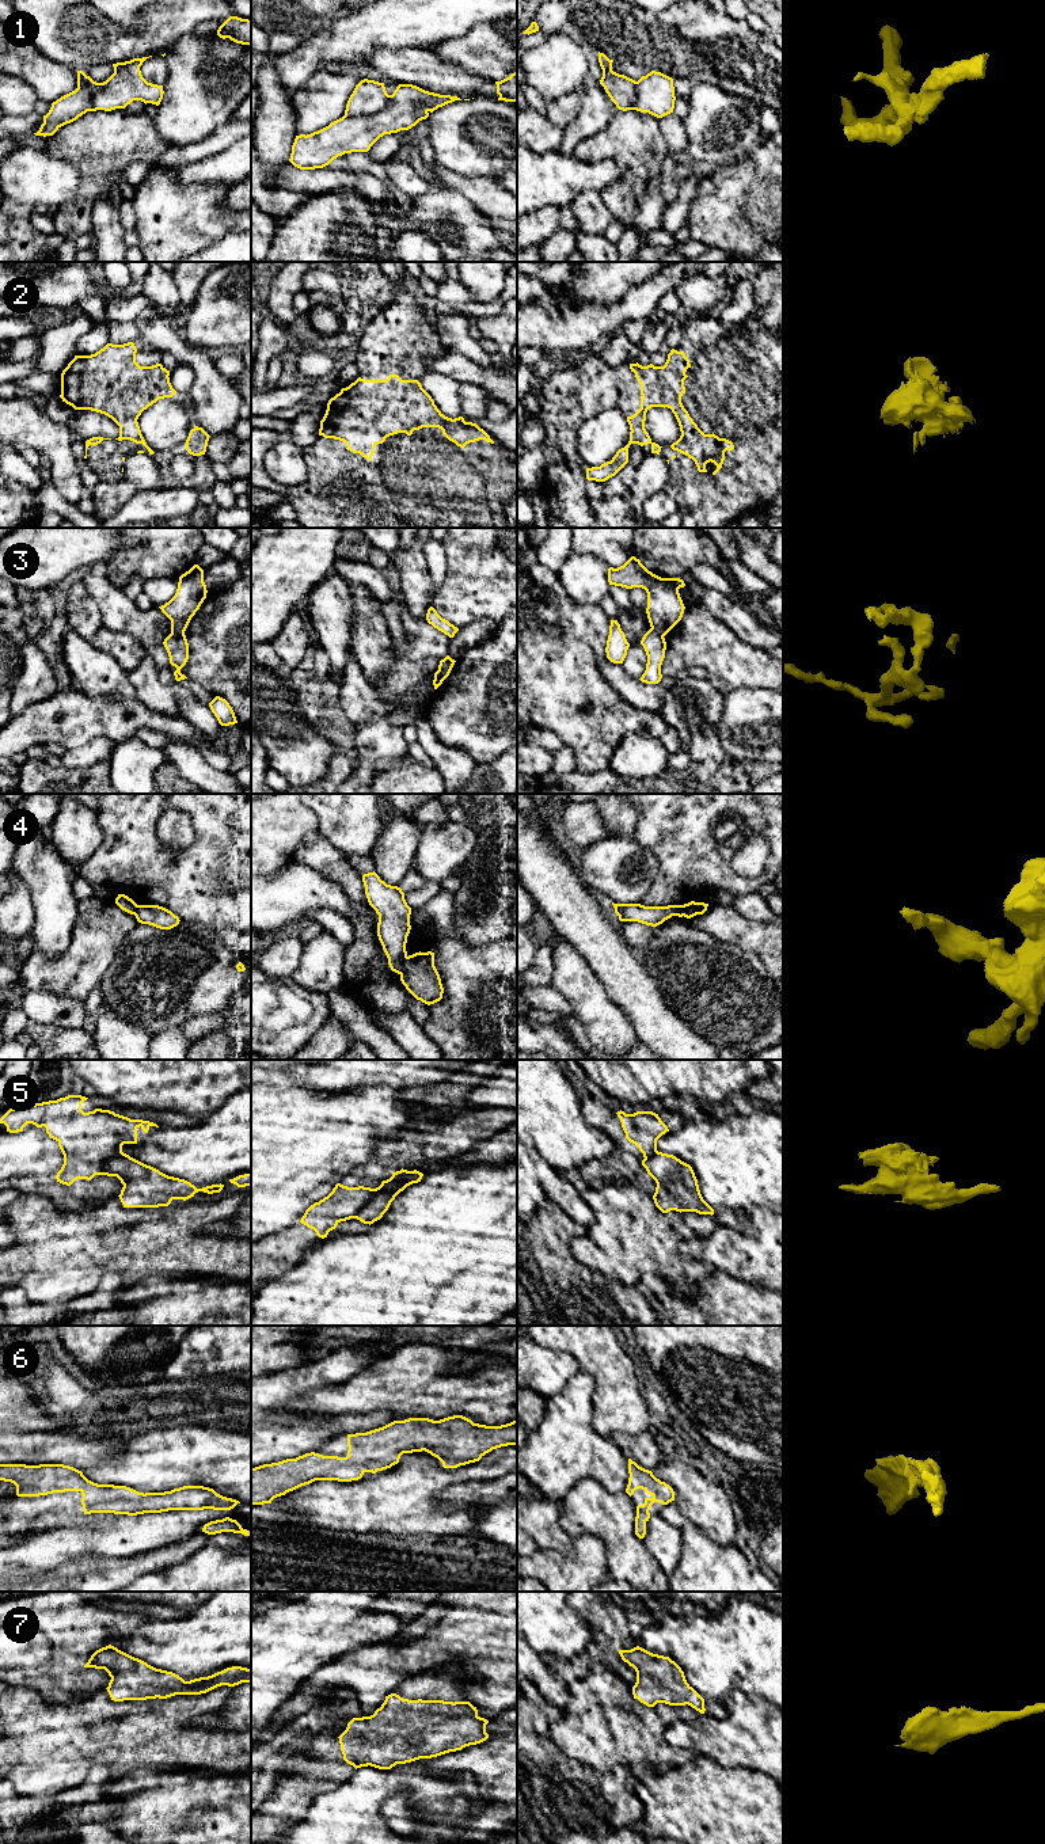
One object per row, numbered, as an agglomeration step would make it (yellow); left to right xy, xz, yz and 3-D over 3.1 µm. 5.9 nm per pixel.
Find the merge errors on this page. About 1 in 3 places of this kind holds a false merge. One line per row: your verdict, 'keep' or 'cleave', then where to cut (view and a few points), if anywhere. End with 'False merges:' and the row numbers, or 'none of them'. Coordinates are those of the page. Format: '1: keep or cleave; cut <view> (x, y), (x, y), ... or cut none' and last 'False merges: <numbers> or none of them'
1: cleave; cut xz (391, 95), (390, 103), (379, 111), (345, 116)
2: keep; cut none
3: cleave; cut xy (171, 632), (183, 634)
4: cleave; cut xz (406, 955), (401, 974)
5: cleave; cut xz (379, 1187), (354, 1217)
6: keep; cut none
7: keep; cut none
False merges: 1, 3, 4, 5

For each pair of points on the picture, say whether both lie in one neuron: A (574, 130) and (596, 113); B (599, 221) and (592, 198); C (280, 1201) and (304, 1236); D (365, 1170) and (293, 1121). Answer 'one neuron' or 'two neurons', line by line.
A: one neuron
B: one neuron
C: two neurons
D: two neurons

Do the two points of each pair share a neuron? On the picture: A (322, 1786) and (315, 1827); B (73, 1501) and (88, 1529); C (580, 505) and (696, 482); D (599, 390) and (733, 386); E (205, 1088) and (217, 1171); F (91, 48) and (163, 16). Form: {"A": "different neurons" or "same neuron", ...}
{"A": "different neurons", "B": "different neurons", "C": "different neurons", "D": "same neuron", "E": "different neurons", "F": "same neuron"}

